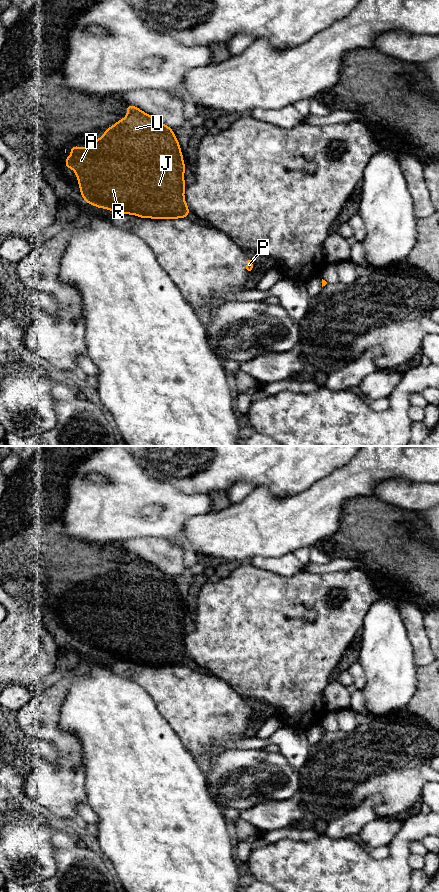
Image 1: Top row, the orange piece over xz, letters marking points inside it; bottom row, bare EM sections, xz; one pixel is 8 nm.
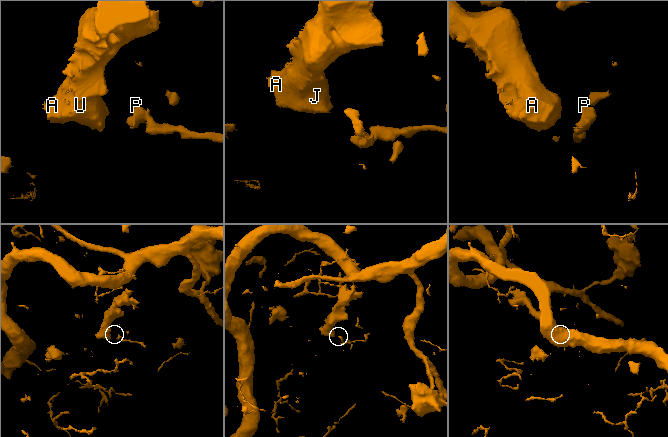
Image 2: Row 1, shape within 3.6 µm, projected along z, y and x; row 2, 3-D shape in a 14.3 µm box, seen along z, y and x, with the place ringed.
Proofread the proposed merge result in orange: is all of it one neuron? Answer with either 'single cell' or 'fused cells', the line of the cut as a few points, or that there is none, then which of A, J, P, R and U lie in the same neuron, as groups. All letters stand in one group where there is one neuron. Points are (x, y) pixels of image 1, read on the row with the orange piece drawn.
fused cells; cut in xz along (168, 217), (176, 217); A J R U / P

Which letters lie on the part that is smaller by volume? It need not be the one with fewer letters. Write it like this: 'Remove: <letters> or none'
Remove: A, J, R, U

